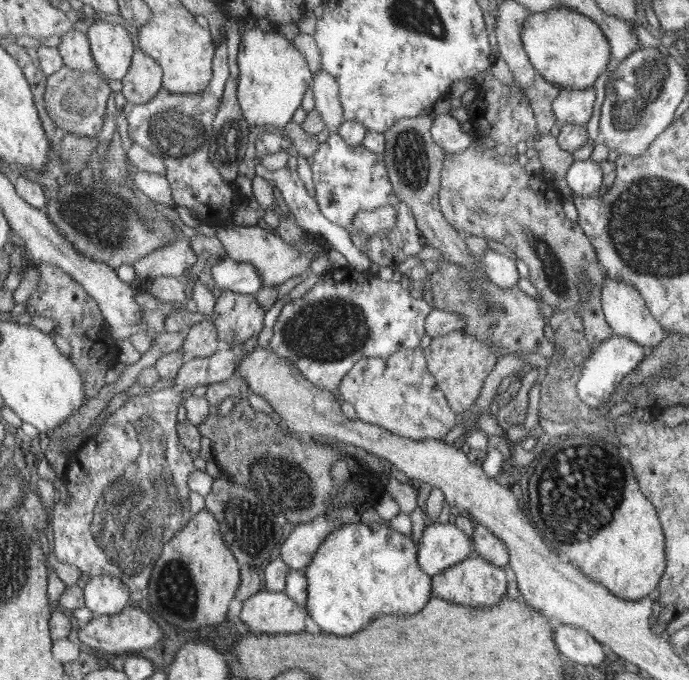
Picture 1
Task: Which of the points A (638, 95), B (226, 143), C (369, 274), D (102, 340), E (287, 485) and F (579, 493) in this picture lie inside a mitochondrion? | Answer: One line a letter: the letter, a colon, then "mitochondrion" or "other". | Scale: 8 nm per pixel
A: mitochondrion
B: mitochondrion
C: other
D: other
E: mitochondrion
F: mitochondrion

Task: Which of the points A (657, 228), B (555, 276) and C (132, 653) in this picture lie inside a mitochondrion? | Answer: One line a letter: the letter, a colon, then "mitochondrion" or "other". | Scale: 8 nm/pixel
A: mitochondrion
B: mitochondrion
C: other

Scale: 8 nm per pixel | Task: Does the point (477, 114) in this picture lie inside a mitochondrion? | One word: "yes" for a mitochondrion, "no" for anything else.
no

